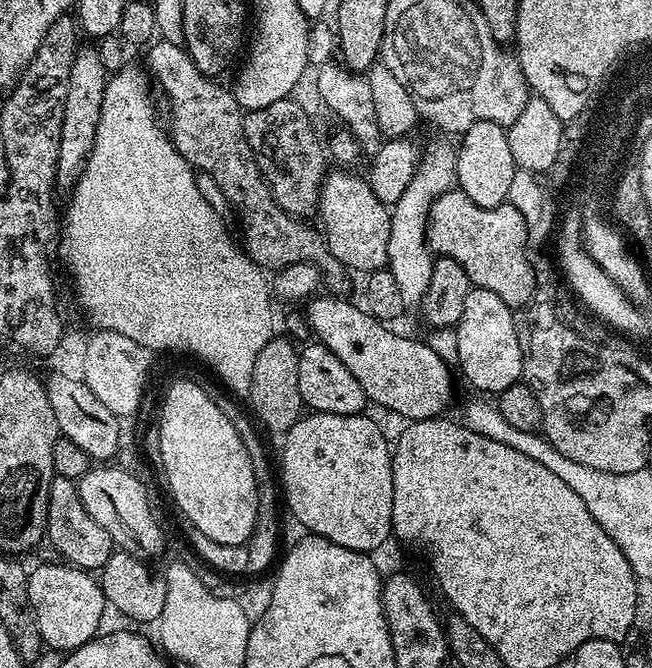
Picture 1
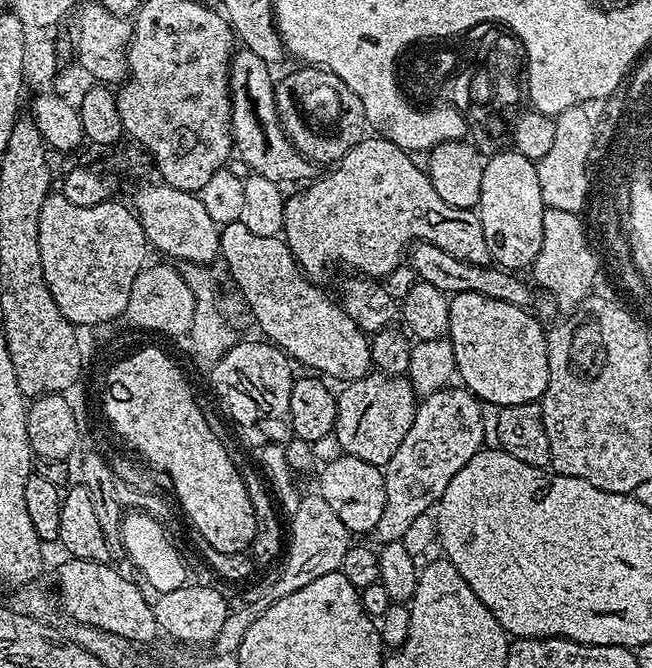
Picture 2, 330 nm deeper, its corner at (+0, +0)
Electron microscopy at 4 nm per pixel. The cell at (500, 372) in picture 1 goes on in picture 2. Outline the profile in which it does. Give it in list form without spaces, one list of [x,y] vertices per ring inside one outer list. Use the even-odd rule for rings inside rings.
[[[458,294],[449,299],[448,305],[450,326],[446,339],[454,346],[454,362],[459,383],[472,392],[477,400],[497,409],[539,401],[550,378],[548,337],[546,328],[542,326],[544,324],[527,307],[511,305],[510,302],[482,294]]]

